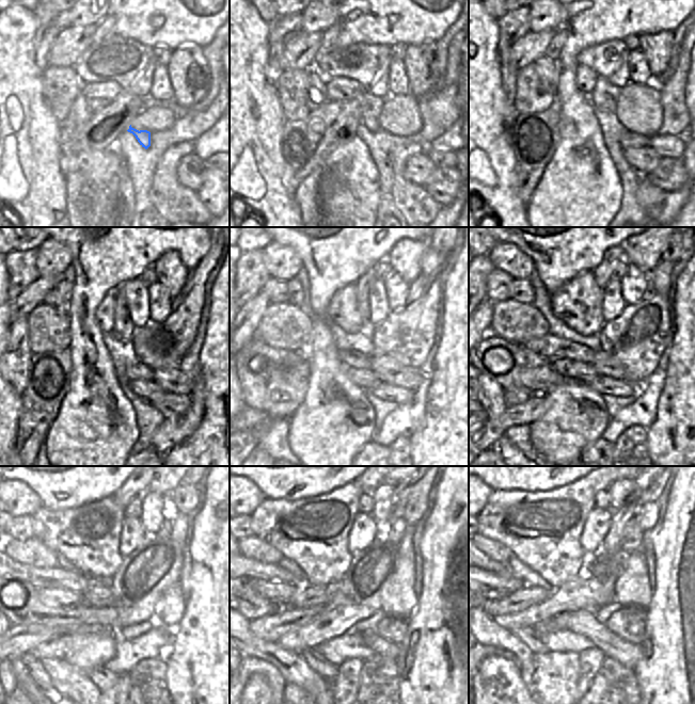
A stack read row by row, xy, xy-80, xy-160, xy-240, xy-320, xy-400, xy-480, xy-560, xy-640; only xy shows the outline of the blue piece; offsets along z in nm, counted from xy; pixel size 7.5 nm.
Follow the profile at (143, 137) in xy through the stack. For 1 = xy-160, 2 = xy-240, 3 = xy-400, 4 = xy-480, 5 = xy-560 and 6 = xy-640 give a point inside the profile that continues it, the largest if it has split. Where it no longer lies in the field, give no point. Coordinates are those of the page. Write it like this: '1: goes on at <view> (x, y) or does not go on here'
1: goes on at xy-160 (604, 96)
2: goes on at xy-240 (124, 326)
3: goes on at xy-400 (602, 273)
4: goes on at xy-480 (131, 488)
5: goes on at xy-560 (366, 488)
6: does not go on here

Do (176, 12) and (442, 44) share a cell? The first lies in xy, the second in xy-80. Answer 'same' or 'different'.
different

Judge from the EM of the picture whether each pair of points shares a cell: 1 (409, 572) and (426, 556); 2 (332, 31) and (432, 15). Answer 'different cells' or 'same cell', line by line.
1: different cells
2: different cells

